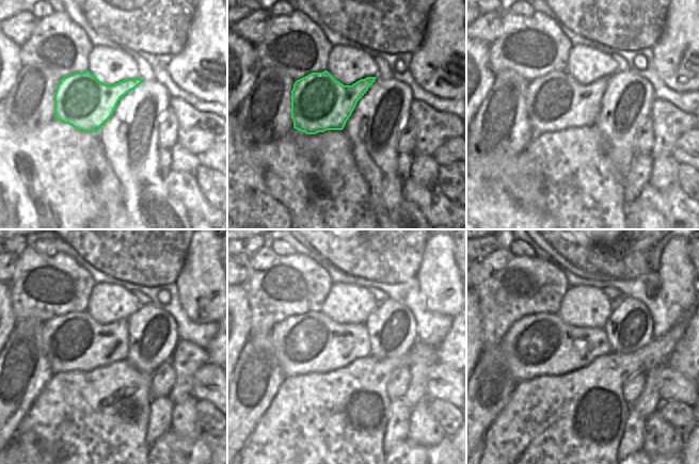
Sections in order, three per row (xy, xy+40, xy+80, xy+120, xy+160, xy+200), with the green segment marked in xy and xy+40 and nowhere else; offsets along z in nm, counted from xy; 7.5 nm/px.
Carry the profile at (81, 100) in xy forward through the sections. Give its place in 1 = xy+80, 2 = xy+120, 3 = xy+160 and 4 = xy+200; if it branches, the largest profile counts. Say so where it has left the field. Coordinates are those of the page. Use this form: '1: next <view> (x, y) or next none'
1: next xy+80 (551, 106)
2: next xy+120 (69, 344)
3: next xy+160 (304, 344)
4: next xy+200 (537, 345)

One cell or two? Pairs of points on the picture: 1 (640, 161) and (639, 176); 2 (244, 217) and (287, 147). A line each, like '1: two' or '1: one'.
1: one
2: one

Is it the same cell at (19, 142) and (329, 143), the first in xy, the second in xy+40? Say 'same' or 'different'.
different

